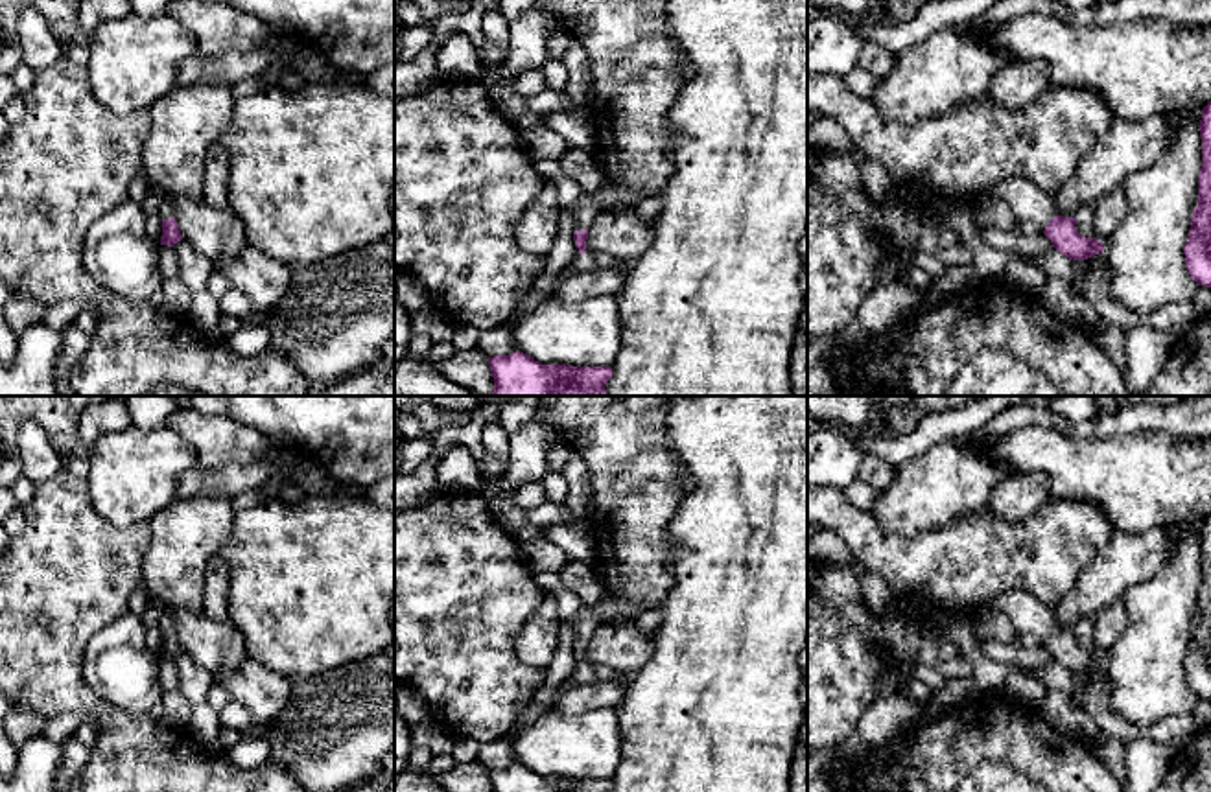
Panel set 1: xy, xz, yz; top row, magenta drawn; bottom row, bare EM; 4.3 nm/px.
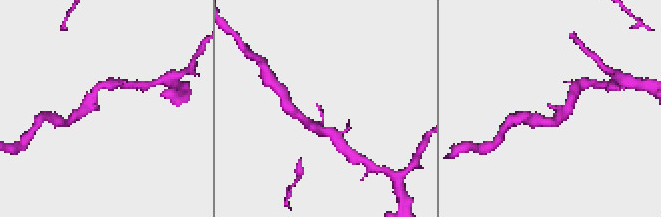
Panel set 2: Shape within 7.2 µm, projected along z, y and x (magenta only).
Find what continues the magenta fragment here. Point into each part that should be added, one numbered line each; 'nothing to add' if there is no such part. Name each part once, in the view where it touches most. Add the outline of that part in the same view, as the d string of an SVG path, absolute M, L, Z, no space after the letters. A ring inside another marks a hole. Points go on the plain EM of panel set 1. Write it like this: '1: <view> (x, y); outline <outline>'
1: yz (1029, 616); outline M1016 589L1001 593L992 606L1008 615L1017 635L1030 634L1041 645L1047 635L1058 628L1052 608L1045 606L1027 591Z

